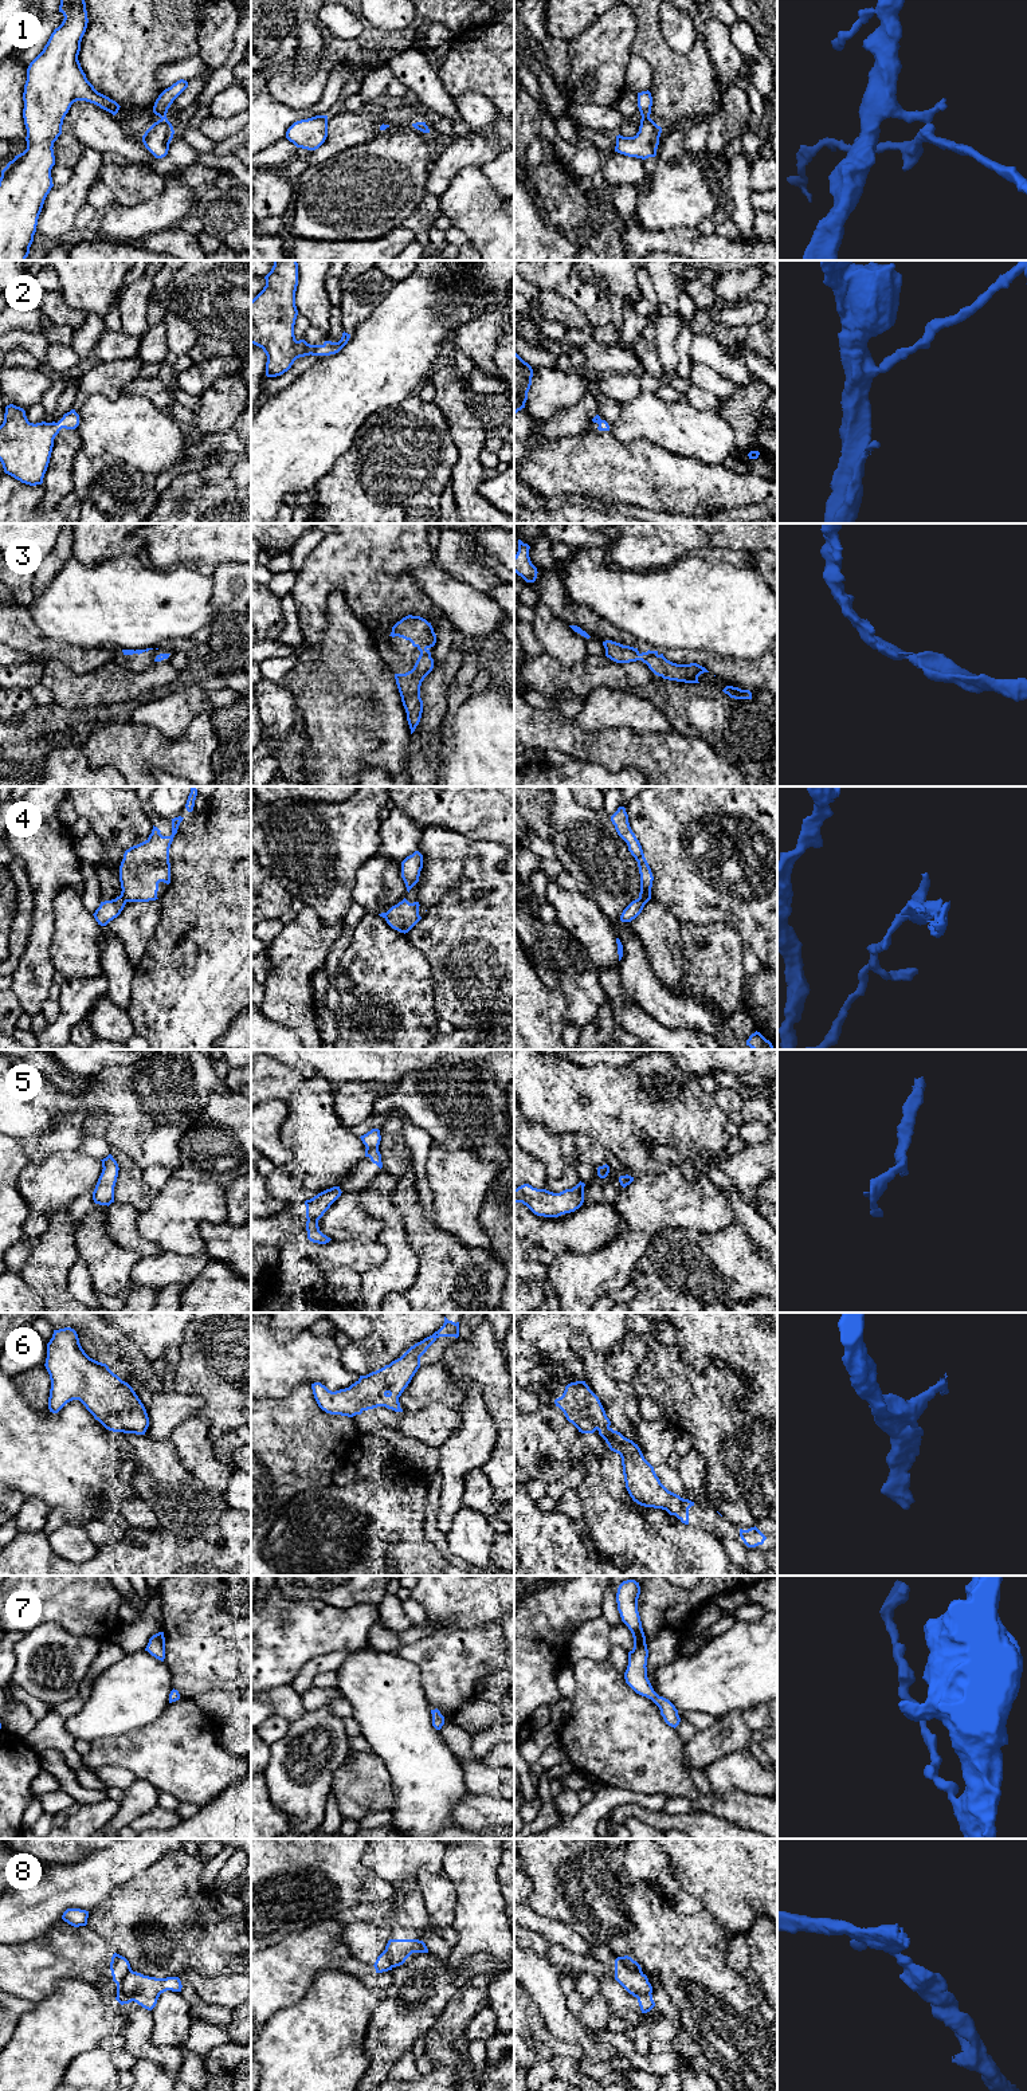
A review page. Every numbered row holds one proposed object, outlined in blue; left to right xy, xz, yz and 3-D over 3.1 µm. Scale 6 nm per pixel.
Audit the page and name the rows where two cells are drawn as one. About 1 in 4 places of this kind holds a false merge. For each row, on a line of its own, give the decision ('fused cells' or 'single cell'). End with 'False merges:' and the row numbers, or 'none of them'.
1: fused cells
2: single cell
3: single cell
4: fused cells
5: single cell
6: single cell
7: single cell
8: fused cells
False merges: 1, 4, 8

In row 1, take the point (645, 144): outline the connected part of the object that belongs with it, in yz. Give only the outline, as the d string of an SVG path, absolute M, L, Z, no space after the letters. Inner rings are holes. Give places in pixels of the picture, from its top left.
M651 118L640 119L639 132L634 137L616 136L615 152L646 160L656 156L662 128Z

